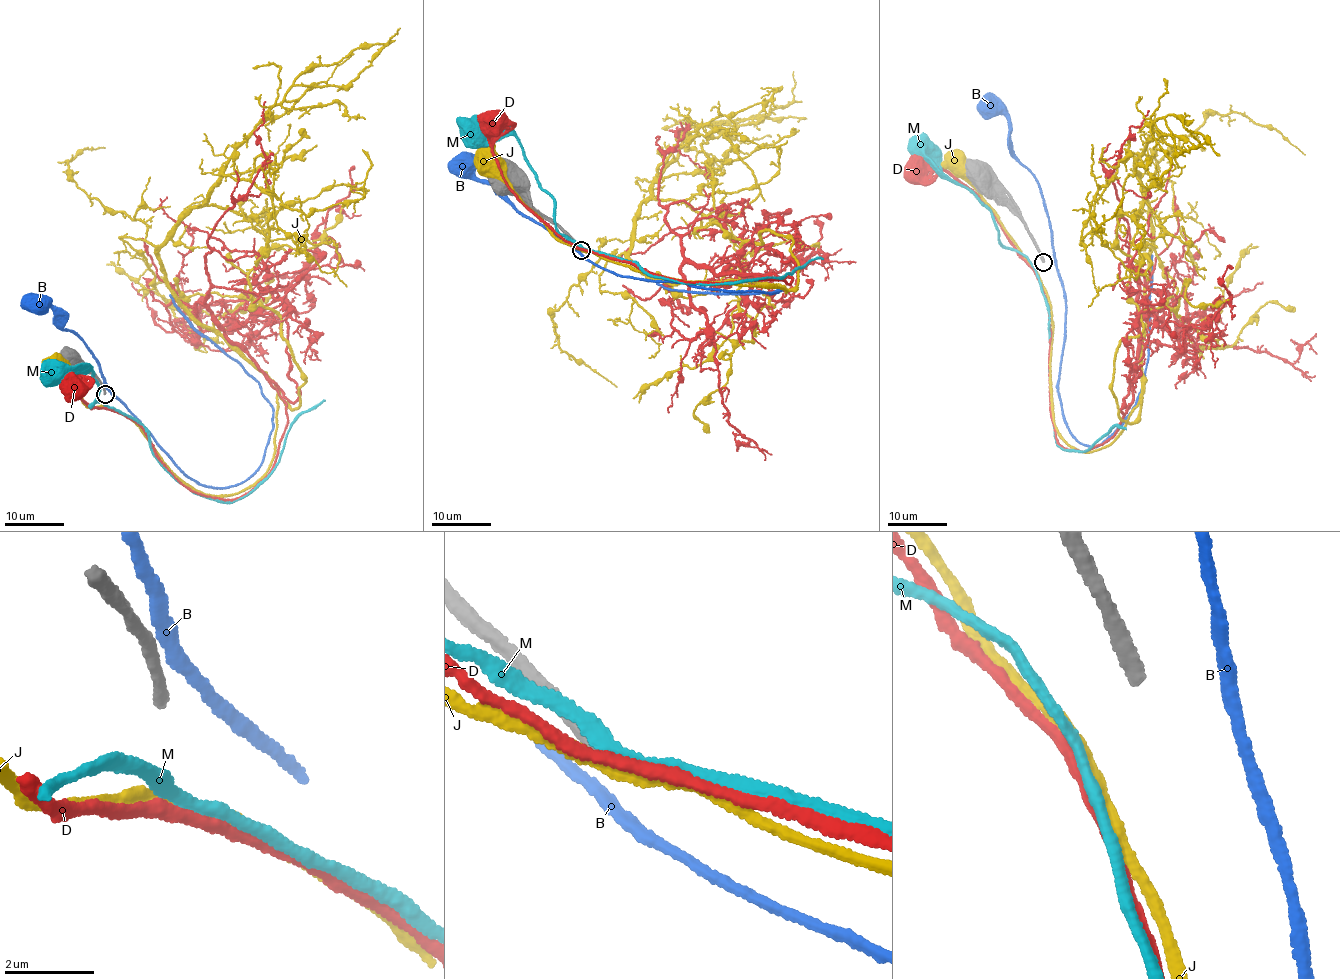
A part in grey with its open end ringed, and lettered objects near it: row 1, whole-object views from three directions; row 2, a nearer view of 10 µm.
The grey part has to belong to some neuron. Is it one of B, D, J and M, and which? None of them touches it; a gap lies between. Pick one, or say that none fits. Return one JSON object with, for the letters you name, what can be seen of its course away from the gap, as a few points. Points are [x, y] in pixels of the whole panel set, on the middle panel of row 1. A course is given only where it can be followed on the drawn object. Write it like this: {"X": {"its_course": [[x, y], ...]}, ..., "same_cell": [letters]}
{"same_cell": []}

